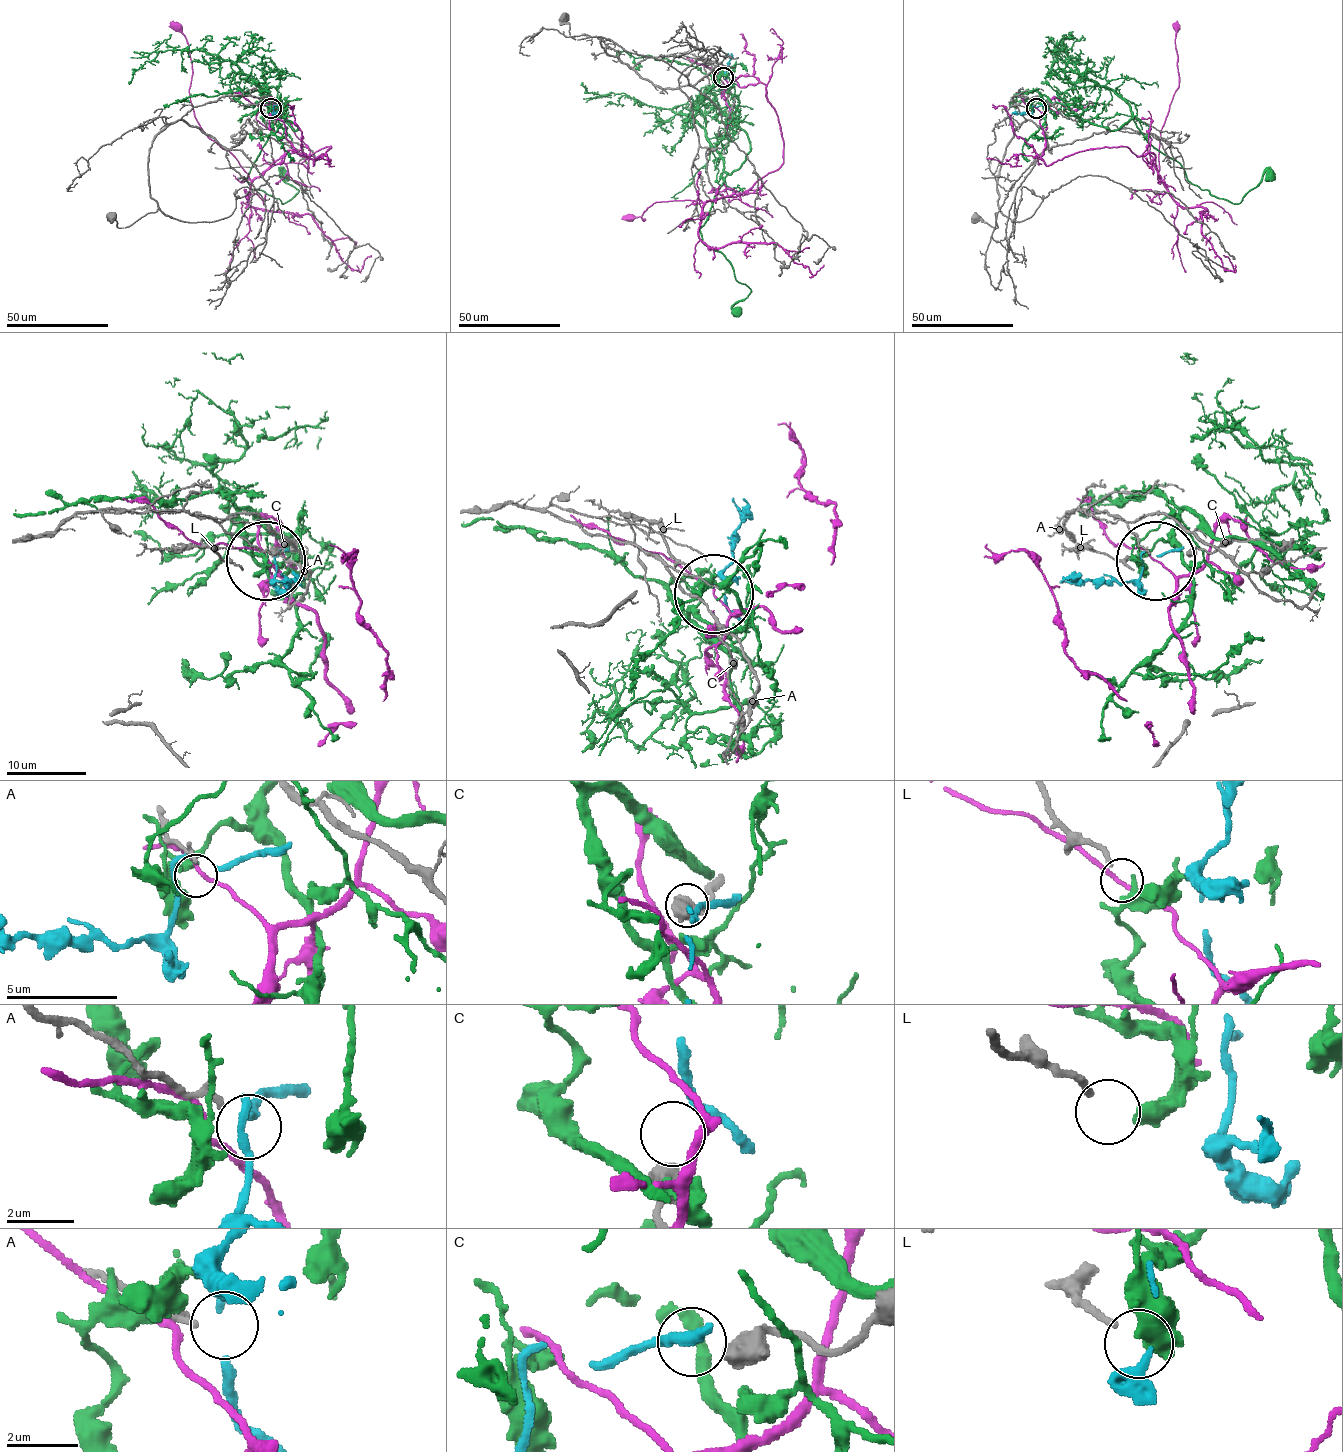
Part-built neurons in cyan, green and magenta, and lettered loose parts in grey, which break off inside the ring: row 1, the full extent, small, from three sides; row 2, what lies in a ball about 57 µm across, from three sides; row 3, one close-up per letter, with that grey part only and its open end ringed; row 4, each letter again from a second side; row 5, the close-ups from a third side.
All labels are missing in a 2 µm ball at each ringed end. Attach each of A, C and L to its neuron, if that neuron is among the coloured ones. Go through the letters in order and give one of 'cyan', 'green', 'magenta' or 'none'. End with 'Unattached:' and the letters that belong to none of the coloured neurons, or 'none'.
A: none
C: cyan
L: green
Unattached: A

